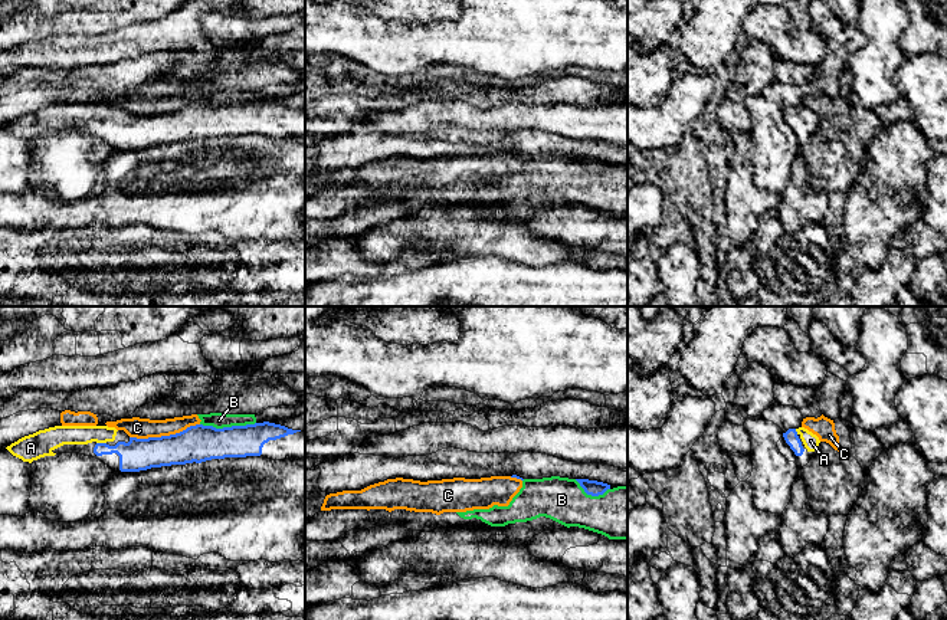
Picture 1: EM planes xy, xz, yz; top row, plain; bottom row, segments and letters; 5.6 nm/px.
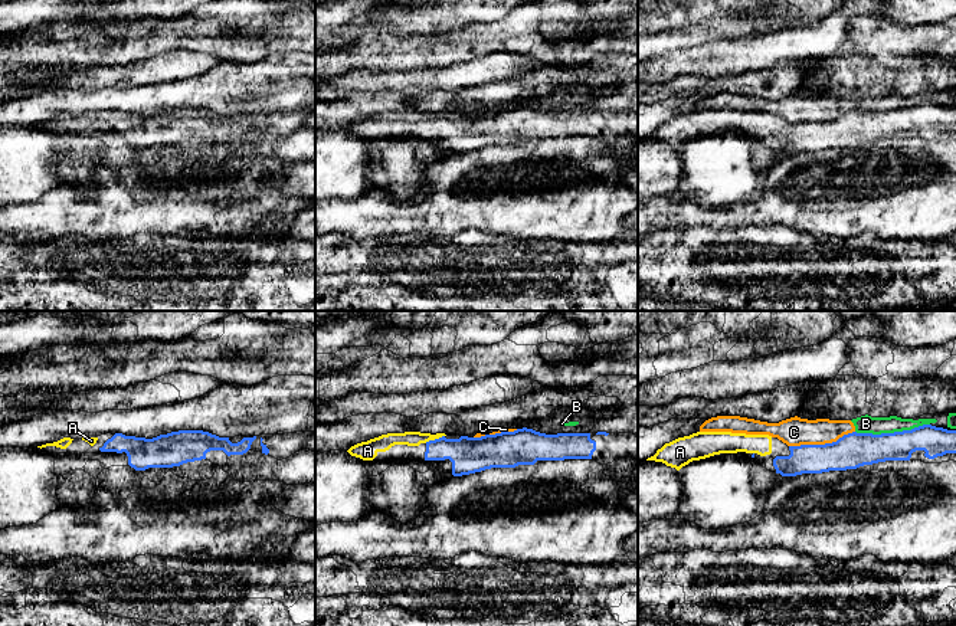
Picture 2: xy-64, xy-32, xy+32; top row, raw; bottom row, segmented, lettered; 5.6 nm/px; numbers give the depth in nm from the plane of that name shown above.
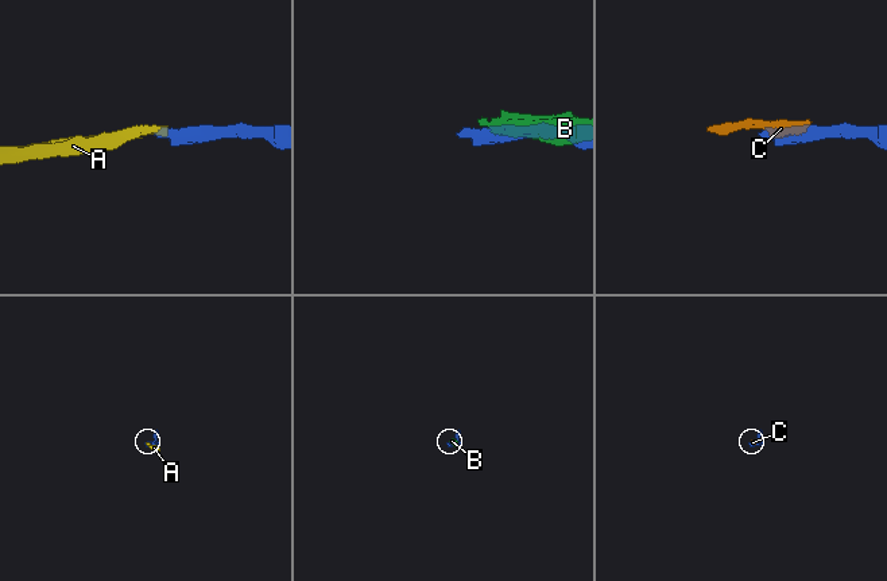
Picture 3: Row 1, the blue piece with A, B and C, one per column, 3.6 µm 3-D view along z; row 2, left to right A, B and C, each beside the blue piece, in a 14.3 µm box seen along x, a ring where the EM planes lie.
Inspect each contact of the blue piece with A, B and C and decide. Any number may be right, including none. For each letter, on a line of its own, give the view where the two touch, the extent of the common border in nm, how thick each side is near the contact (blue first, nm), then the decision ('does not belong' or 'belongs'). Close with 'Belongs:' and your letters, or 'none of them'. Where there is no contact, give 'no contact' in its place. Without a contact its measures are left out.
A: contact in xy; length 60 nm; calibres 180 and 120 nm; belongs
B: contact in xy; length 320 nm; calibres 220 and 90 nm; does not belong
C: contact in xy; length 400 nm; calibres 220 and 110 nm; does not belong
Belongs: A

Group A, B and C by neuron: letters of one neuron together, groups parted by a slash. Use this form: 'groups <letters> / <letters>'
groups A / B C

